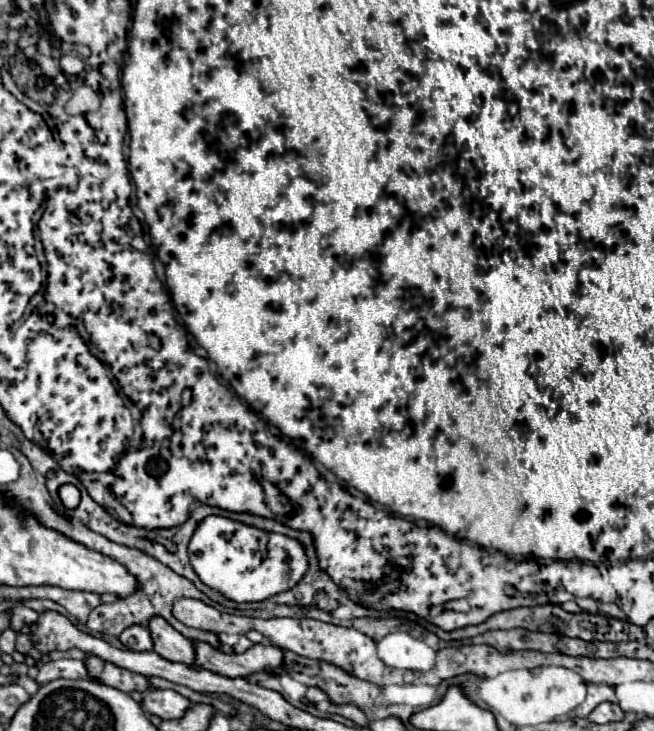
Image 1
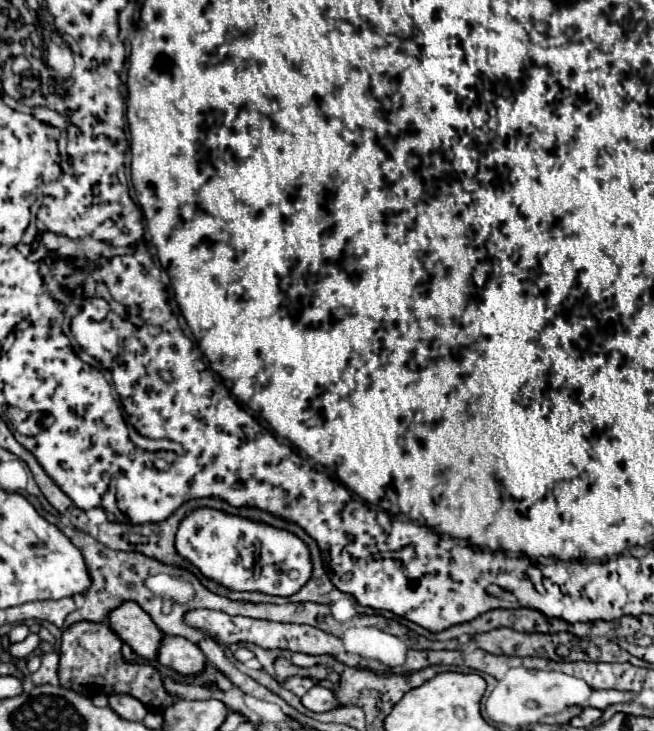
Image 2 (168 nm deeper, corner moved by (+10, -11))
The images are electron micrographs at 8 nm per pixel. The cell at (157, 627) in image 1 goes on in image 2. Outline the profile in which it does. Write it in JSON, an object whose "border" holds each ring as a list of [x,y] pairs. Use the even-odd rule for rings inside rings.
{"border":[[[133,601],[121,603],[107,615],[107,625],[117,637],[127,643],[137,655],[145,659],[155,659],[161,643],[161,631],[151,621],[151,617]]]}

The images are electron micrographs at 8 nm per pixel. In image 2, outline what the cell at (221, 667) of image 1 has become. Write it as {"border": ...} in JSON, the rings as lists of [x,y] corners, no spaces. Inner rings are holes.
{"border":[[[163,635],[157,651],[157,661],[165,667],[175,669],[177,673],[191,675],[191,673],[201,673],[205,665],[205,655],[201,649],[187,641],[185,637],[171,637]]]}

